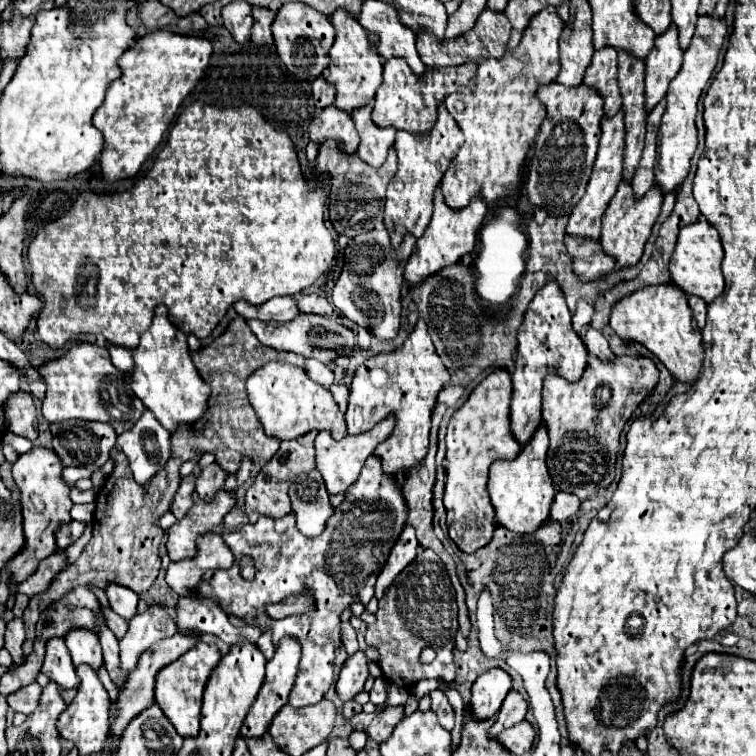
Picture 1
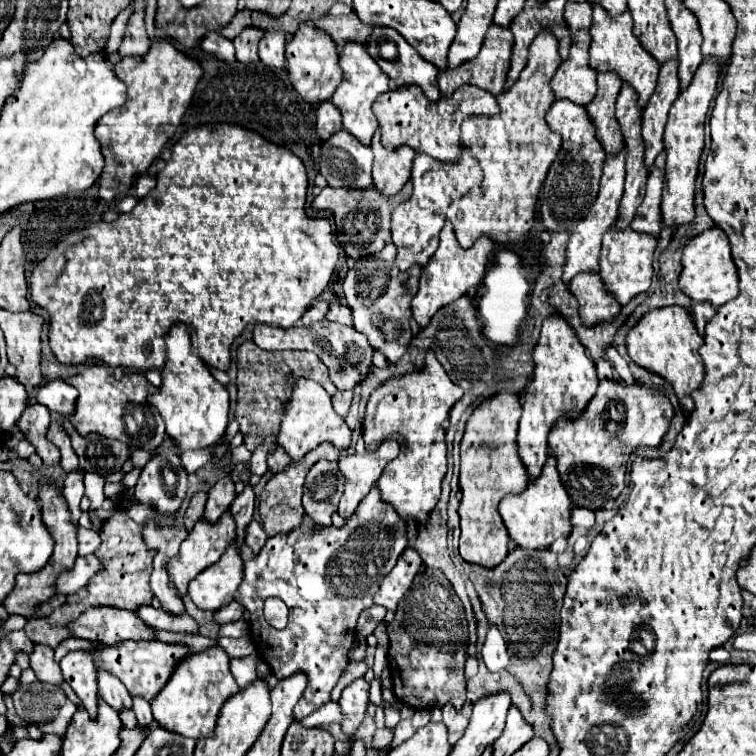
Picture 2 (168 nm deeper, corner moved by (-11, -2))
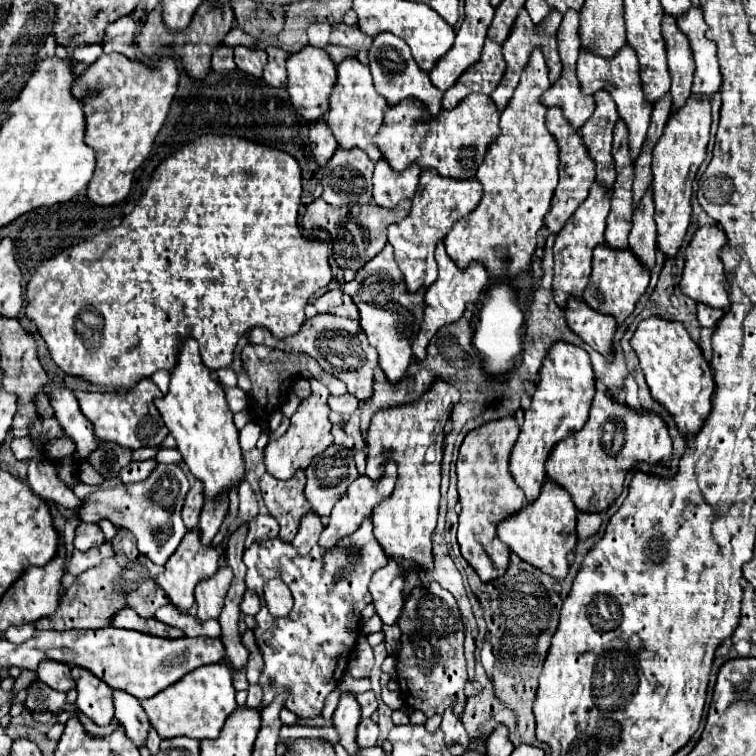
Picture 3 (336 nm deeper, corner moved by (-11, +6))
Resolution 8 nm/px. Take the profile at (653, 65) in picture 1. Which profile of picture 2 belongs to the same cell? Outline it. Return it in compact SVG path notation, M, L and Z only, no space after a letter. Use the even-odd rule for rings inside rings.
M668 61L660 67L658 75L658 85L656 91L648 103L648 109L642 113L642 139L644 139L644 159L646 159L646 169L652 167L654 159L658 153L664 149L662 147L662 133L666 125L668 111L672 103L676 101L680 93L680 83L678 83L678 61Z

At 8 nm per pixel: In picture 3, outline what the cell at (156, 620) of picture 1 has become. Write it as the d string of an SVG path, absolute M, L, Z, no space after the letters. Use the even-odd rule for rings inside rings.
M158 463L150 473L150 477L142 483L120 485L86 497L80 509L80 517L82 521L88 523L110 519L116 527L132 531L132 535L138 541L138 549L146 553L154 563L164 565L188 531L182 521L182 505L188 489L190 489L188 479L176 463Z

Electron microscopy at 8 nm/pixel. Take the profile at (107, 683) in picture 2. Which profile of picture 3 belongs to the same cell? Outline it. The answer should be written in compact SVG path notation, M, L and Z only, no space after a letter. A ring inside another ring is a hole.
M112 689L114 717L124 725L128 737L140 747L148 735L148 715L144 713L140 701L122 689Z

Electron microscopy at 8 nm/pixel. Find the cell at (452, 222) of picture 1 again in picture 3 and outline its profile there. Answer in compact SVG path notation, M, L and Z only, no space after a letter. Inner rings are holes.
M440 241L436 245L436 263L438 263L438 279L426 289L426 295L424 295L424 321L420 325L420 333L412 345L412 351L416 357L424 359L426 357L426 345L428 341L432 339L432 335L446 323L452 323L456 319L462 317L464 309L466 309L466 303L474 303L480 293L486 289L488 285L488 271L484 269L484 265L480 261L470 261L468 267L460 269L446 253L446 247L444 247L444 241Z

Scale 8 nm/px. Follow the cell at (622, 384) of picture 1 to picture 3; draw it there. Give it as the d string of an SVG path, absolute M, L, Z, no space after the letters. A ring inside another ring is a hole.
M596 391L588 423L578 433L556 443L546 461L546 473L570 493L580 511L602 513L622 493L624 475L636 461L668 463L670 455L672 439L666 421L658 413L632 409L608 397L606 391Z

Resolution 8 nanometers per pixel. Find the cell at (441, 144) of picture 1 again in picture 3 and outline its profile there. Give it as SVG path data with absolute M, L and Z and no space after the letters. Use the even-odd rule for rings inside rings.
M422 169L420 183L412 199L412 209L408 217L388 227L388 241L394 247L394 259L404 275L408 291L418 291L420 287L426 287L436 279L436 261L434 261L436 243L446 237L450 225L454 225L456 219L476 209L480 197L482 197L482 185L476 177L454 179L454 177L442 177L440 173L436 173L436 169Z

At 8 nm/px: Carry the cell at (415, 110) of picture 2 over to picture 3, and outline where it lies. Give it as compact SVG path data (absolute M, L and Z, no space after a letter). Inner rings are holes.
M470 93L454 109L442 109L436 119L428 117L424 103L416 99L404 99L390 105L384 115L384 125L376 135L380 153L388 159L392 169L402 171L412 161L420 167L434 167L444 177L474 177L488 141L496 137L500 111L488 95Z

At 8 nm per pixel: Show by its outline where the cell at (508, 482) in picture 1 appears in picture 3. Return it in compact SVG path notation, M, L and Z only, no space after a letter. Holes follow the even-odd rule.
M550 477L542 483L540 495L524 505L518 513L512 513L504 517L498 525L498 537L522 559L530 565L536 565L544 573L564 579L568 573L568 559L566 555L574 551L576 545L576 515L578 509L568 497L568 491L564 491L558 483L554 483Z

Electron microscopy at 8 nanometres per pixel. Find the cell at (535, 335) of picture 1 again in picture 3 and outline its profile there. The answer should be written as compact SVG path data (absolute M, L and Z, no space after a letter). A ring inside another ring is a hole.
M556 341L540 367L540 379L536 393L532 397L530 409L524 411L524 425L520 429L518 441L512 449L510 471L518 483L518 487L526 493L526 501L534 501L540 493L540 485L546 477L544 463L552 451L552 447L574 431L582 429L588 421L592 397L594 397L594 371L590 365L590 355L568 341Z

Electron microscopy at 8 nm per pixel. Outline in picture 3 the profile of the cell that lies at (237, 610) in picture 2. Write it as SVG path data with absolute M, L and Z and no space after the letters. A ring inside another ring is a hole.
M248 589L248 591L244 593L242 603L240 603L240 611L242 611L244 615L256 615L258 609L260 609L260 599L258 599L256 593L252 593L252 591Z

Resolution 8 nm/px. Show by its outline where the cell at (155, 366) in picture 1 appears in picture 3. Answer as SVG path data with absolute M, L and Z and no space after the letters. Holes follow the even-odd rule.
M184 337L180 341L170 391L162 399L156 399L154 405L160 411L170 435L176 439L176 447L186 465L194 477L204 483L204 495L208 499L214 499L224 489L230 491L230 487L238 485L238 481L244 477L238 429L232 423L232 411L228 409L222 383L212 377L206 365L202 365L196 339Z

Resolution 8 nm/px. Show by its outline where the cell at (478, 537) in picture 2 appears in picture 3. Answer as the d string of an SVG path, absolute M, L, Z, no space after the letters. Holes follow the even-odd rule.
M508 415L496 421L488 421L478 429L472 429L458 453L456 473L458 473L458 495L460 495L460 525L458 543L462 557L476 569L482 581L492 581L500 577L508 567L510 549L496 535L496 525L506 517L526 505L524 491L516 485L510 473L510 451L518 437L516 417Z

